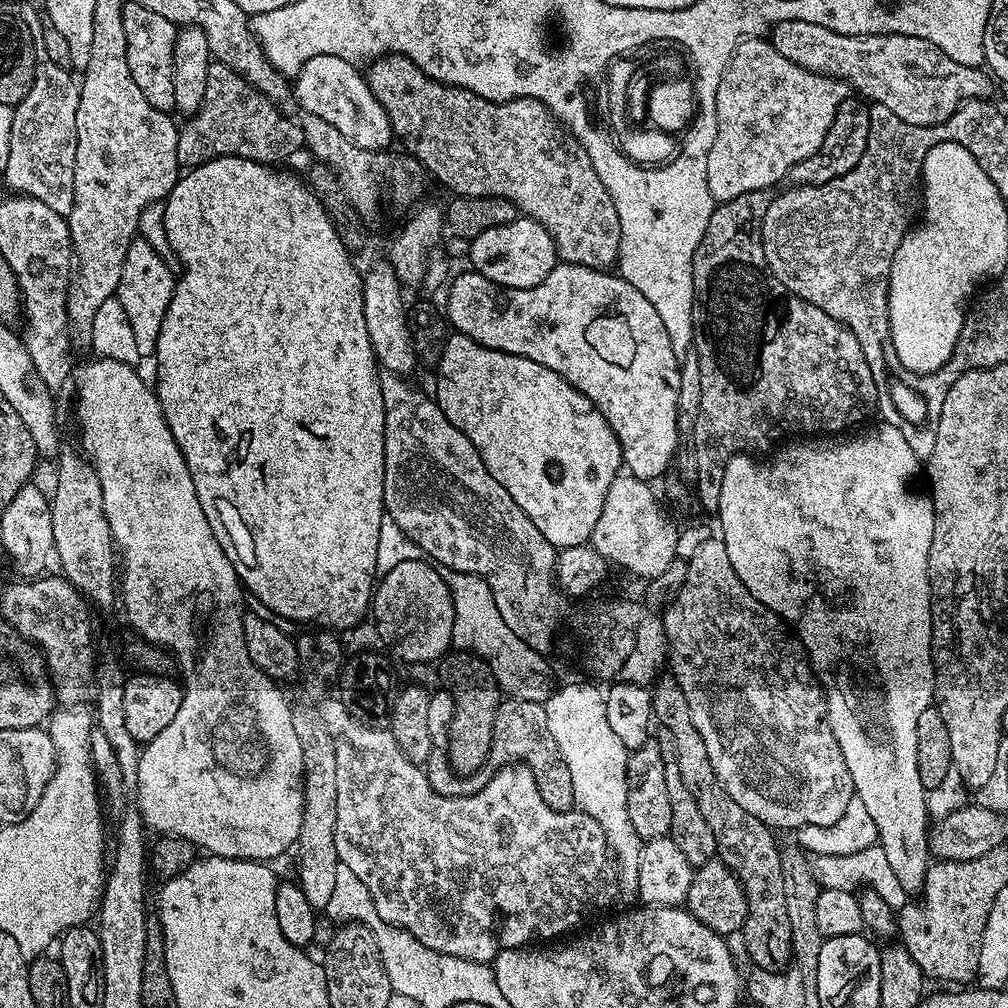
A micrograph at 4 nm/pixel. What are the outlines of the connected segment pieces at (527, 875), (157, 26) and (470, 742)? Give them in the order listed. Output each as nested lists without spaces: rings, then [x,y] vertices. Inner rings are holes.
[[[343,699],[328,700],[325,704],[319,705],[320,716],[324,719],[326,730],[330,732],[330,738],[336,747],[336,757],[338,758],[338,802],[336,803],[336,824],[334,825],[334,846],[338,850],[338,858],[341,864],[345,864],[357,874],[358,878],[362,880],[366,889],[370,890],[370,898],[374,902],[374,907],[378,914],[384,921],[395,928],[401,928],[404,932],[409,932],[414,938],[418,938],[418,942],[422,942],[422,946],[430,946],[430,950],[440,952],[441,954],[450,954],[457,956],[463,960],[477,960],[480,964],[487,964],[495,961],[496,956],[502,951],[503,948],[523,948],[525,945],[532,942],[548,942],[556,936],[559,932],[568,932],[571,928],[576,928],[592,911],[600,912],[603,908],[611,906],[615,900],[618,900],[618,893],[620,891],[620,883],[616,877],[616,865],[608,851],[608,843],[606,842],[606,834],[602,834],[602,826],[598,826],[598,822],[594,822],[594,818],[590,818],[590,814],[579,810],[569,810],[567,812],[559,812],[558,810],[550,810],[550,806],[546,806],[546,802],[542,802],[542,794],[538,794],[538,782],[534,778],[531,770],[522,763],[505,764],[502,768],[497,768],[492,776],[488,777],[486,786],[482,786],[480,790],[469,796],[460,797],[446,797],[438,794],[431,788],[430,782],[427,780],[425,769],[419,764],[410,762],[406,758],[406,754],[402,754],[402,750],[398,746],[398,742],[394,742],[391,732],[387,727],[380,726],[380,728],[371,728],[368,724],[363,724],[359,715],[353,714],[347,703]]]
[[[128,2],[124,6],[124,29],[126,62],[134,82],[138,82],[138,90],[142,90],[150,106],[171,113],[174,109],[174,42],[177,25],[172,24],[170,18],[162,18],[162,14],[154,14],[154,10],[146,10],[146,6]]]
[[[452,650],[439,661],[443,687],[453,698],[452,714],[452,764],[460,772],[472,772],[480,760],[490,754],[494,734],[494,718],[502,699],[500,683],[494,678],[492,668],[474,652]]]

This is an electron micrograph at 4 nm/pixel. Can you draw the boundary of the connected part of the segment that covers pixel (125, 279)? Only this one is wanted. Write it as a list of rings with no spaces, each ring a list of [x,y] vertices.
[[[143,238],[132,241],[126,262],[122,266],[122,278],[116,287],[115,298],[120,300],[130,327],[134,330],[135,345],[141,358],[155,357],[158,346],[158,334],[162,330],[162,318],[166,318],[166,310],[170,306],[172,291],[176,288],[177,277],[173,269],[156,253],[152,244]]]

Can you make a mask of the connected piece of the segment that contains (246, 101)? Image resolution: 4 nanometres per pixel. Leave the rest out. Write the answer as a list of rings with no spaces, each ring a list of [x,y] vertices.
[[[213,62],[210,66],[210,70],[206,70],[206,98],[202,98],[202,106],[197,112],[191,113],[187,117],[188,120],[178,131],[178,162],[182,166],[188,168],[197,168],[199,164],[205,164],[211,160],[217,160],[218,158],[226,158],[227,156],[237,156],[238,158],[246,158],[247,160],[253,160],[259,164],[271,164],[273,166],[283,165],[283,160],[288,160],[296,151],[301,151],[304,148],[304,131],[300,129],[299,123],[294,119],[291,120],[288,116],[283,116],[280,113],[281,109],[277,105],[272,103],[270,98],[266,98],[262,95],[257,88],[255,88],[250,82],[246,82],[242,77],[238,75],[234,70],[230,70],[230,66],[221,64],[219,62]]]

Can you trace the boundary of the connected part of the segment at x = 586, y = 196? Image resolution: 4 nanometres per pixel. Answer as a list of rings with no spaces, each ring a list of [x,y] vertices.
[[[395,54],[382,56],[378,60],[371,61],[367,68],[366,79],[368,86],[374,94],[374,98],[378,98],[382,110],[386,110],[386,114],[390,118],[393,137],[397,141],[401,140],[404,143],[403,151],[411,156],[413,160],[416,160],[425,173],[432,172],[433,178],[438,183],[445,184],[452,191],[451,195],[453,197],[489,196],[490,198],[506,198],[506,202],[514,202],[516,211],[521,217],[538,222],[550,234],[550,238],[554,238],[557,257],[565,264],[577,264],[587,268],[608,270],[619,261],[620,223],[618,222],[618,210],[614,210],[614,202],[610,198],[606,186],[602,186],[602,178],[598,178],[598,174],[590,162],[590,154],[586,154],[586,150],[582,150],[582,146],[574,138],[574,134],[570,134],[567,128],[556,119],[553,112],[542,102],[538,102],[534,98],[487,100],[465,88],[455,88],[452,84],[443,84],[434,78],[430,78],[410,58]]]

